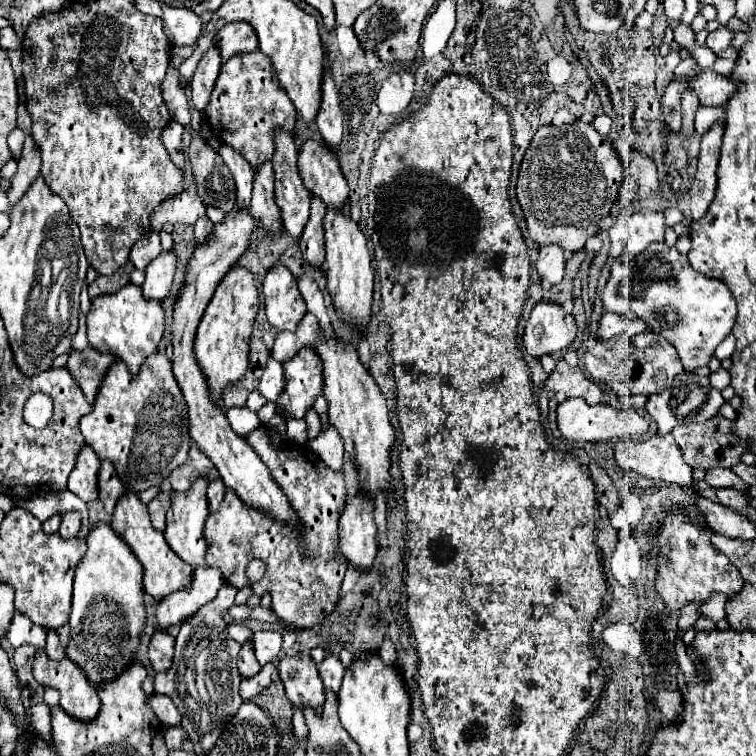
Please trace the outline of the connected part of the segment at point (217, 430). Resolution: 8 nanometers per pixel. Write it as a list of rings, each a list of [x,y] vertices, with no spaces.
[[[237,210],[235,214],[229,214],[221,224],[215,226],[215,232],[207,244],[199,244],[189,268],[187,268],[187,280],[183,286],[183,292],[179,300],[175,302],[175,322],[173,322],[173,374],[177,378],[177,384],[185,396],[187,410],[189,410],[189,434],[193,442],[209,456],[213,466],[217,468],[221,480],[227,488],[235,490],[239,500],[247,504],[249,508],[255,508],[259,512],[269,514],[273,520],[283,522],[291,528],[299,526],[299,516],[291,508],[287,496],[283,490],[273,482],[267,466],[259,460],[259,456],[253,452],[253,448],[247,444],[245,438],[237,436],[229,422],[227,414],[221,410],[219,404],[211,404],[209,392],[207,392],[207,380],[203,378],[203,372],[193,356],[193,340],[199,326],[199,320],[219,286],[221,278],[231,270],[231,266],[237,262],[237,258],[245,252],[249,246],[249,238],[257,228],[257,220],[247,210]]]

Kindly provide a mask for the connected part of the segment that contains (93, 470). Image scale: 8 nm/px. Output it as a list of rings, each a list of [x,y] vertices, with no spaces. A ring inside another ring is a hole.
[[[85,446],[77,458],[77,464],[69,476],[69,490],[79,496],[83,502],[93,502],[99,498],[97,490],[97,474],[99,474],[99,460],[95,452]]]

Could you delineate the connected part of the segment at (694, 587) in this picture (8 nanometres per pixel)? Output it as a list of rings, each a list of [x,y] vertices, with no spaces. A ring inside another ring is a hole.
[[[673,512],[665,518],[659,530],[659,572],[657,572],[657,592],[663,596],[669,608],[683,608],[687,602],[705,602],[713,592],[725,592],[733,596],[743,588],[741,572],[729,562],[727,556],[717,552],[711,544],[713,532],[703,524],[695,524],[691,518]]]

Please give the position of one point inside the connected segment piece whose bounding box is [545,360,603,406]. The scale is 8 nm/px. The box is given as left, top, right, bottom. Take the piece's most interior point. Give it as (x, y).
(564, 378)

